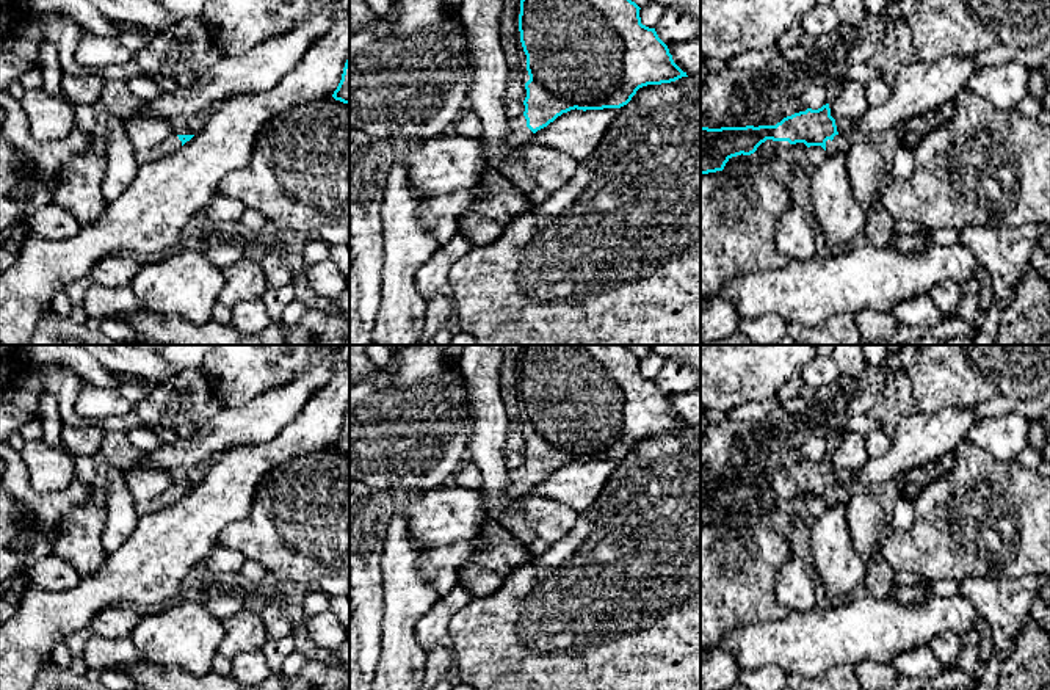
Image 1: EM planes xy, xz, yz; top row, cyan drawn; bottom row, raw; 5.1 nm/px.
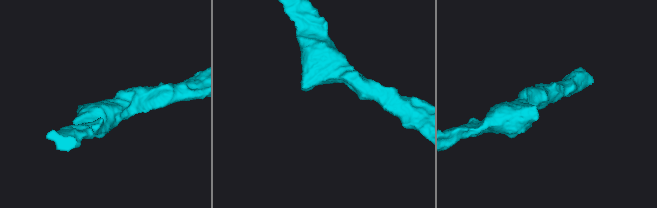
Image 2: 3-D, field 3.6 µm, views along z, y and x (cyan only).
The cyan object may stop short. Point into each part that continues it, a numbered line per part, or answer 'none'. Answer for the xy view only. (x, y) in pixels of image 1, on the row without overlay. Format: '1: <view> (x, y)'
1: xy (171, 494)

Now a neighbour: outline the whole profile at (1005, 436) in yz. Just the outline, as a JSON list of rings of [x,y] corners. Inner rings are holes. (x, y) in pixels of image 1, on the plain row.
[[[1017,412],[979,416],[965,441],[986,448],[1000,461],[1016,461],[1030,447],[1028,428],[1028,419]]]

